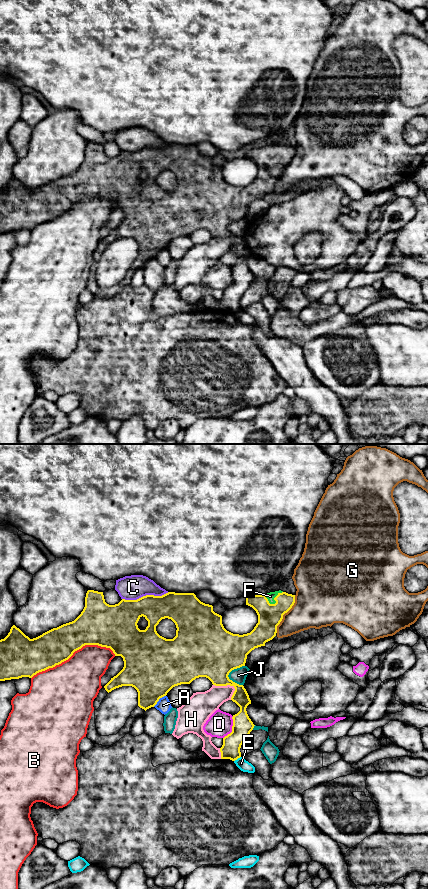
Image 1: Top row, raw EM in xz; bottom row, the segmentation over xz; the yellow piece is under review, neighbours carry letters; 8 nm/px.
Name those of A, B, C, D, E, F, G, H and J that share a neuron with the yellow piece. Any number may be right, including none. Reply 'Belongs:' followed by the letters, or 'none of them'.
Belongs: F

